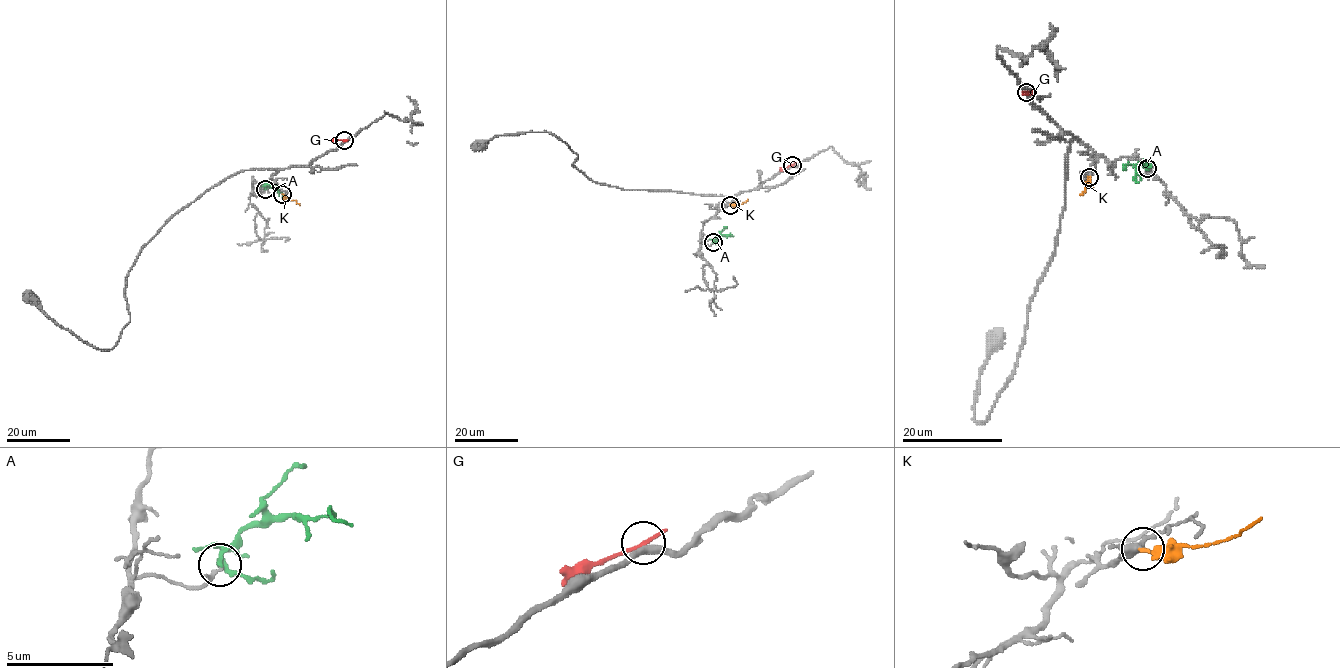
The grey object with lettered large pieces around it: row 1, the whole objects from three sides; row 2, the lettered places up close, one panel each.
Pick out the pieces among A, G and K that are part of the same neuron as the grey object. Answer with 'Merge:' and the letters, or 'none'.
Merge: K

